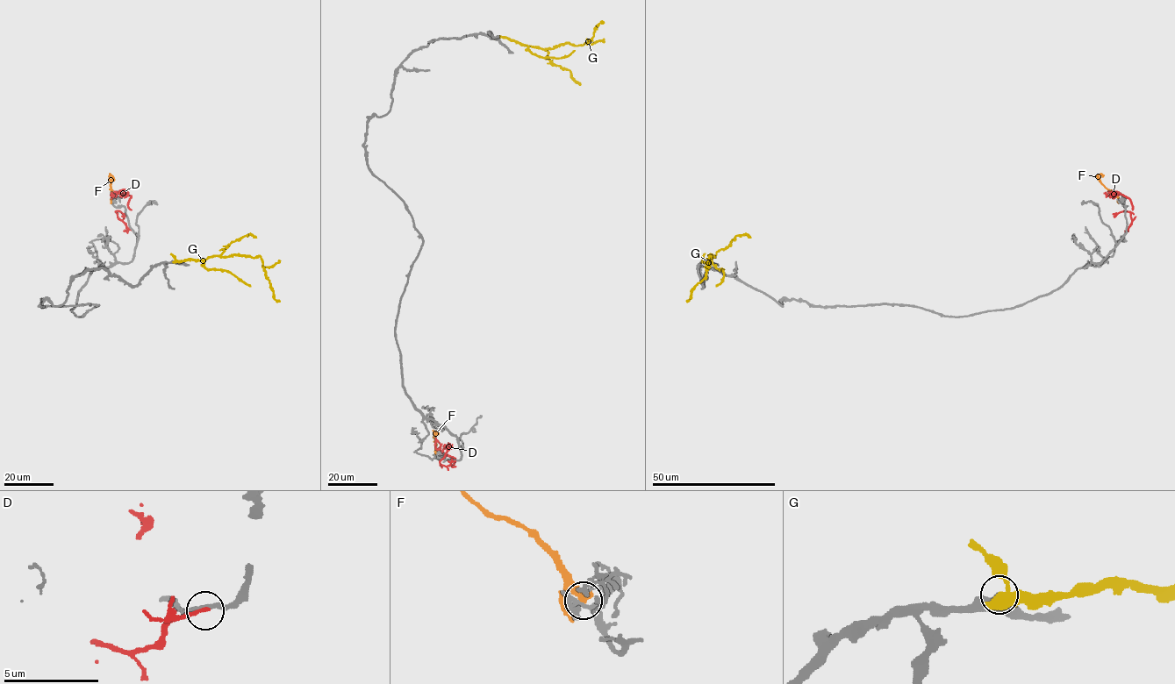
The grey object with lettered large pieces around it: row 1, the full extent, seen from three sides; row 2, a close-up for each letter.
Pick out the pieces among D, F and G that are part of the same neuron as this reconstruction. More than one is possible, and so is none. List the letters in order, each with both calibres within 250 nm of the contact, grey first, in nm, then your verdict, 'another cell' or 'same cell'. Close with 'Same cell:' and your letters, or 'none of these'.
D: 240/260 nm | another cell
F: 240/320 nm | another cell
G: 480/500 nm | another cell
Same cell: none of these

